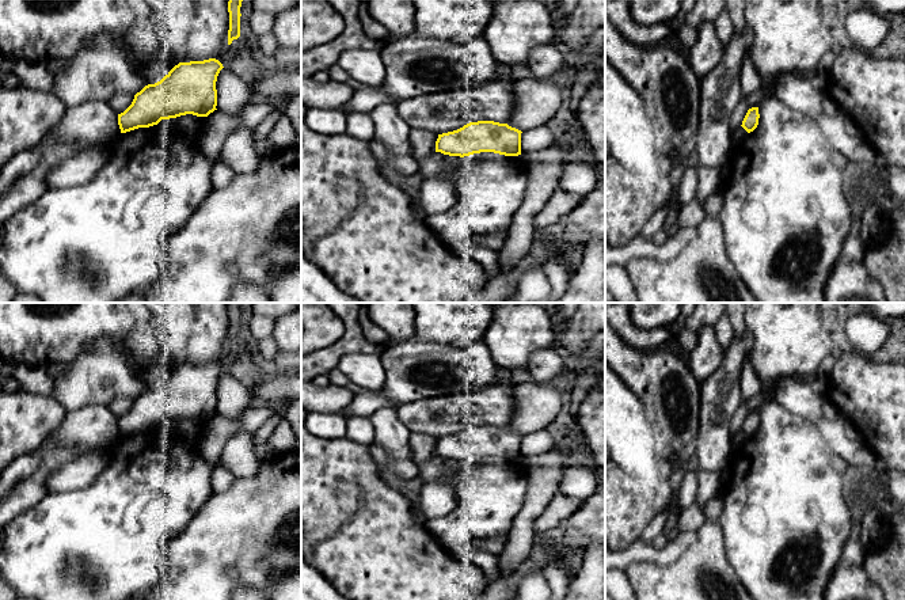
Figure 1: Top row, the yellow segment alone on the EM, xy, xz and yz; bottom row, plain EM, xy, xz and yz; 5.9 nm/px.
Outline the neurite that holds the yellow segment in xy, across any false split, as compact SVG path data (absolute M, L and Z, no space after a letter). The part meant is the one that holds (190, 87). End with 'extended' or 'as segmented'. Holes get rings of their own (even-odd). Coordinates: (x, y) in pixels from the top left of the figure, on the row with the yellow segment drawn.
M216 58L179 62L160 81L137 92L132 105L118 114L121 133L186 114L208 117L217 110L216 81L223 68Z | as segmented

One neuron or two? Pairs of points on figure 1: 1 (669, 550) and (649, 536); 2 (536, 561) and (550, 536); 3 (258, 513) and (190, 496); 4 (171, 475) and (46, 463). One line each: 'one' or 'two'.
1: two
2: two
3: two
4: two

